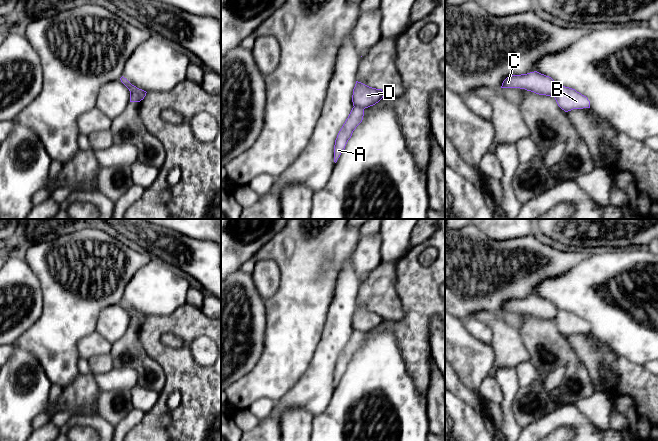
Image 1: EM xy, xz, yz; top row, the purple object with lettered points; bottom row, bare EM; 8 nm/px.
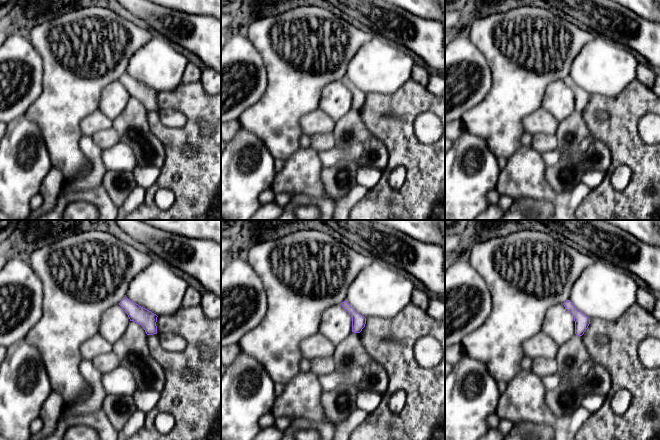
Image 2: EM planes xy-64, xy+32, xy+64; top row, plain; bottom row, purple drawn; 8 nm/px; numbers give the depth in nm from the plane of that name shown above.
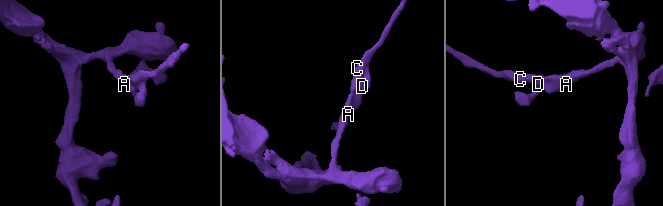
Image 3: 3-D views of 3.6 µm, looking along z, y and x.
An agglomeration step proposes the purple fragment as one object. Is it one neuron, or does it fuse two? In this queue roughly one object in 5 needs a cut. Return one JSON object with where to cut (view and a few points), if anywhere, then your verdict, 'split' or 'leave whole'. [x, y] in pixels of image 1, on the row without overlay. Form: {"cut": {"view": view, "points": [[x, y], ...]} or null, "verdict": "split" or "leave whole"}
{"cut": null, "verdict": "leave whole"}

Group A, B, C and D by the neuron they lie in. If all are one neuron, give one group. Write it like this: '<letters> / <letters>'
A B C D

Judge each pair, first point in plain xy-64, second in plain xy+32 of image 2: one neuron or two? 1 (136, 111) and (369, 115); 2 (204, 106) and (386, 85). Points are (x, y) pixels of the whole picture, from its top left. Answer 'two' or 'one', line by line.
1: two
2: two

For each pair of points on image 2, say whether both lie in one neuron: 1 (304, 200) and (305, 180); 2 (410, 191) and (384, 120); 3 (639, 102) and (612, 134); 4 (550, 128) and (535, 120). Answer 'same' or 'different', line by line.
1: different
2: same
3: same
4: same

